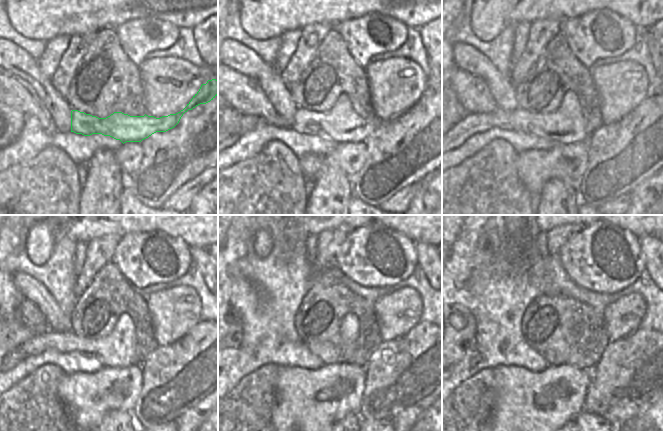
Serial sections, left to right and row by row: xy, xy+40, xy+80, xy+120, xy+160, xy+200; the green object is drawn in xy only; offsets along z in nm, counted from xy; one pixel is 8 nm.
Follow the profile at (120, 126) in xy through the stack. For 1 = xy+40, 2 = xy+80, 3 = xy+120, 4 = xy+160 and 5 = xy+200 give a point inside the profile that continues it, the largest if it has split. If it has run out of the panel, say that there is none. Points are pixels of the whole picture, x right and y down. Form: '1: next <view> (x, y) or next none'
1: next xy+40 (341, 124)
2: next xy+80 (566, 125)
3: next xy+120 (117, 350)
4: next xy+160 (329, 353)
5: next xy+200 (553, 359)

